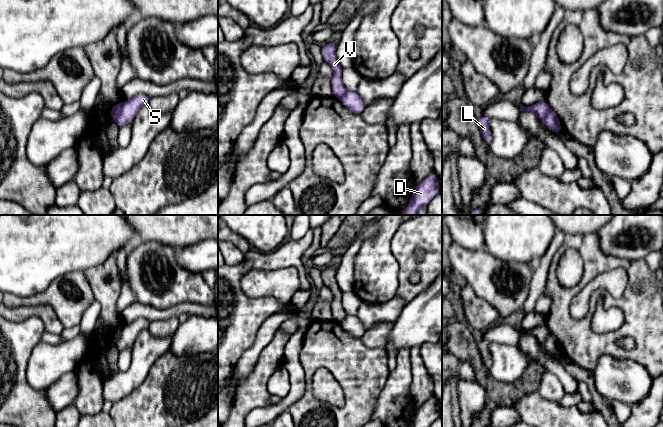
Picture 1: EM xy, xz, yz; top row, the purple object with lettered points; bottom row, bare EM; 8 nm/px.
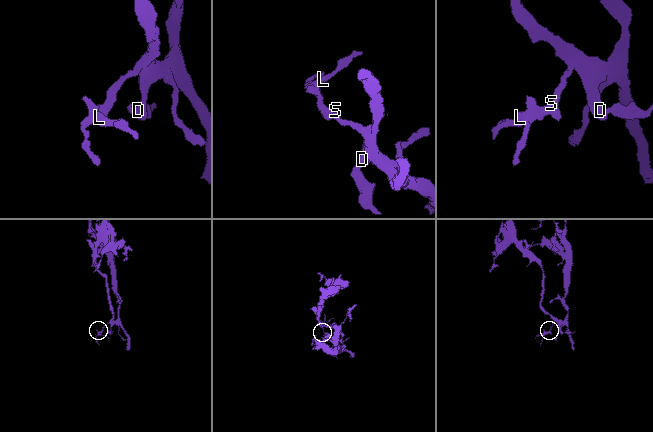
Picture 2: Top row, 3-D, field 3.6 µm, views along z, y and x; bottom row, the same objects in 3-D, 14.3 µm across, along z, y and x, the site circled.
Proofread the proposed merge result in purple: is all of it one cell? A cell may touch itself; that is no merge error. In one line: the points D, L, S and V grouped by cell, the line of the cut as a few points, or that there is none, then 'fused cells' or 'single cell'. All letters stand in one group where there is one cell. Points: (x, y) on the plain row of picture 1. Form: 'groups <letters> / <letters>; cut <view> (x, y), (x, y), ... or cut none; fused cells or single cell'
groups D S / L V; cut xy (122, 327), (121, 333), (114, 343); fused cells

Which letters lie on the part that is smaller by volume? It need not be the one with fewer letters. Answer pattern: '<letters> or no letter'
L, V

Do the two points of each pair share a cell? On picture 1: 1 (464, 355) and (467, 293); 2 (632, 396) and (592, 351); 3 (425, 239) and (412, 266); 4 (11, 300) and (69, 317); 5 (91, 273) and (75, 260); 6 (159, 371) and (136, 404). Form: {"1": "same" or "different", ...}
{"1": "different", "2": "different", "3": "same", "4": "same", "5": "different", "6": "same"}

